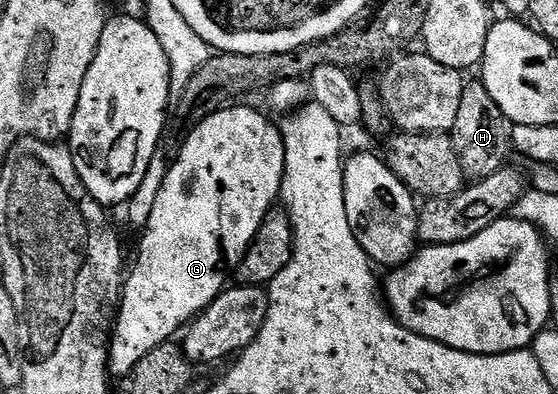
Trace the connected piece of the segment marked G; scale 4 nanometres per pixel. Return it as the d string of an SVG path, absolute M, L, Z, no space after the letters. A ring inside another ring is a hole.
M226 106L197 121L195 130L184 137L181 153L169 165L169 172L155 199L150 221L140 233L141 253L133 273L123 284L121 303L111 329L109 371L114 377L128 377L133 368L155 346L172 341L193 317L205 309L227 287L225 279L241 263L256 238L269 210L278 203L285 177L285 143L281 129L253 108Z

